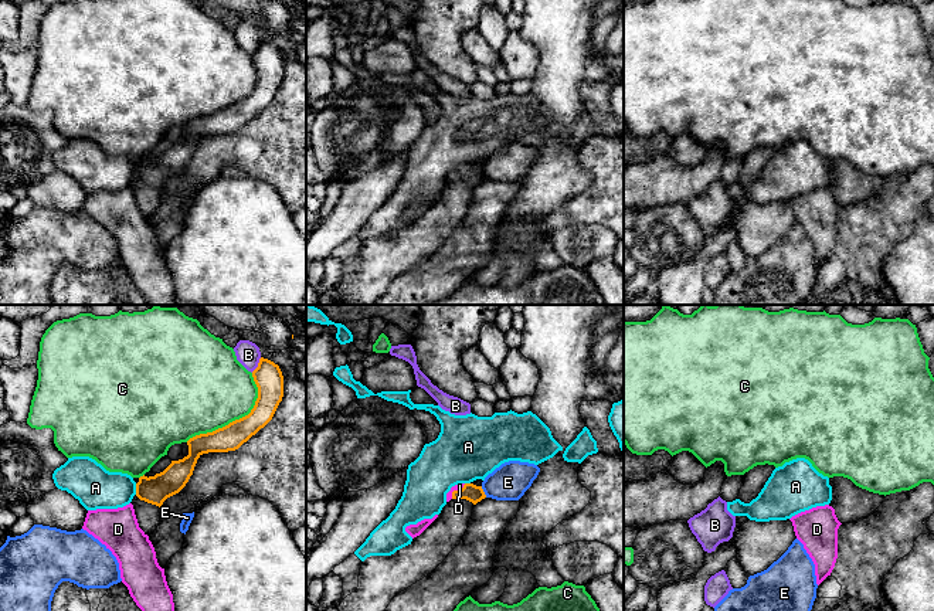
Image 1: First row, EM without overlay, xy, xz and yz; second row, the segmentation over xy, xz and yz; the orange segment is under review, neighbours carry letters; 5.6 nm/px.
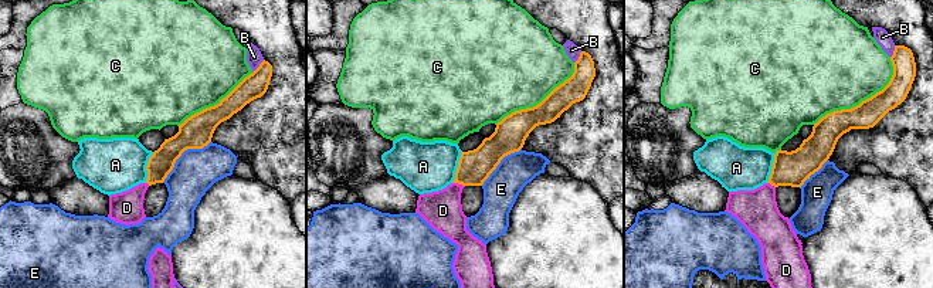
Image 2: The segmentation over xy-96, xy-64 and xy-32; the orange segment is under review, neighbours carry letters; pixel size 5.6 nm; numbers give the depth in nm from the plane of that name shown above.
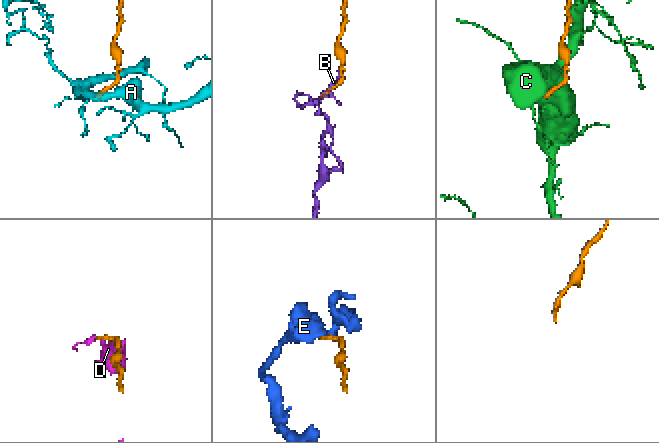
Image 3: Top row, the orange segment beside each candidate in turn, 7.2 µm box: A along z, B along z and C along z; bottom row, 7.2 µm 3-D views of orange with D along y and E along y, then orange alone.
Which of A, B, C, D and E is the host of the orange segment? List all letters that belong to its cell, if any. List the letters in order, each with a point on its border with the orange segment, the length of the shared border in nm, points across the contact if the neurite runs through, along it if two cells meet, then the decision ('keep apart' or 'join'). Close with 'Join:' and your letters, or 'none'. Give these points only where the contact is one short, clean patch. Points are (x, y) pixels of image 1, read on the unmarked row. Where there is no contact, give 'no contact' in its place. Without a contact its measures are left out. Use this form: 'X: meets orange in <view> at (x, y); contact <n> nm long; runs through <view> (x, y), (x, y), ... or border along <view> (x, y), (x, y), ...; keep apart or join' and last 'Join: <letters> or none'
A: meets orange in xy at (136, 172); contact 60 nm long; border along xy (135, 166), (136, 176); keep apart
B: meets orange in xy at (258, 47); contact 110 nm long; keep apart
C: meets orange in xy at (237, 102); contact 550 nm long; keep apart
D: meets orange in xz at (455, 173); contact 120 nm long; runs through xz (471, 175), (455, 173), (459, 167); join
E: meets orange in xz at (484, 175); contact 70 nm long; border along xz (481, 169), (486, 179); keep apart
Join: D

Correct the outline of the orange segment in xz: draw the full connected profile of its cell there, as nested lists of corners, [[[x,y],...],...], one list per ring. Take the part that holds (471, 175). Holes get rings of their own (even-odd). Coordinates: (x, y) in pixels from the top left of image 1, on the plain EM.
[[[458,166],[452,169],[451,173],[446,176],[446,184],[449,184],[451,181],[466,181],[476,187],[485,180],[486,177],[482,169],[476,169],[473,166]]]

